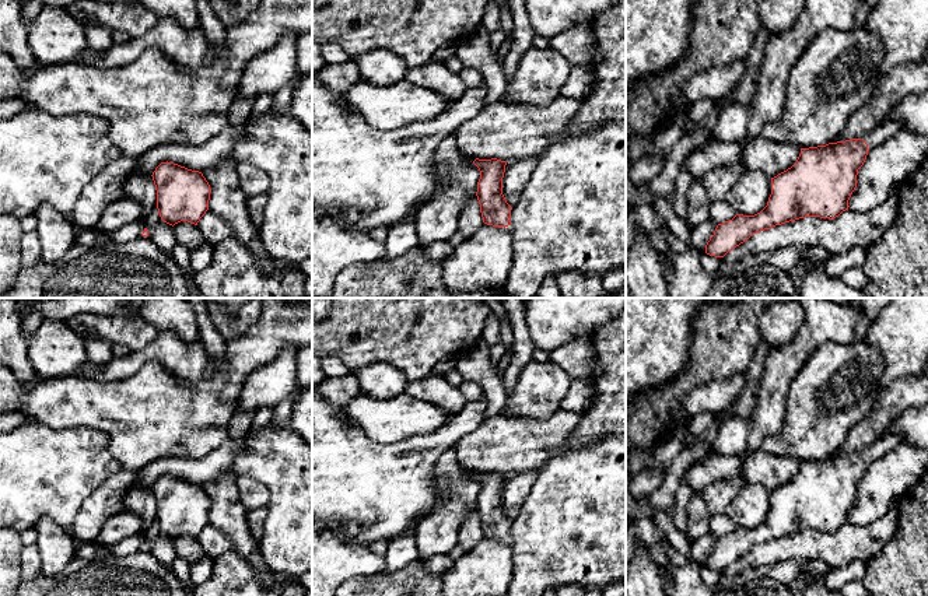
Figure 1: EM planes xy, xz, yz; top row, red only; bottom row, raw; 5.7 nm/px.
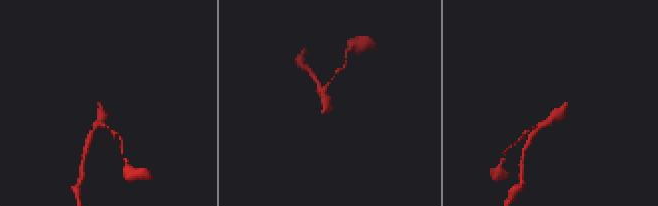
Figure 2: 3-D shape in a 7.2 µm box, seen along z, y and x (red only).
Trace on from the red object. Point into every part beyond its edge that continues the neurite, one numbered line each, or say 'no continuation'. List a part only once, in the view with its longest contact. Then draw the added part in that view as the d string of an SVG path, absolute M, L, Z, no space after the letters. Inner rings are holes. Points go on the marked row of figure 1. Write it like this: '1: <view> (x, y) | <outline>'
1: yz (883, 130) | M885 120L878 123L869 133L862 137L862 140L868 144L868 150L872 150L903 129L904 126L900 122Z

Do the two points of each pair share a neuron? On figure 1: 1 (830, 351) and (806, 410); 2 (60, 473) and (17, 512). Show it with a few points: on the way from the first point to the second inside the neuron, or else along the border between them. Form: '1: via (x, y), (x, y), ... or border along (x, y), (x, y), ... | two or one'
1: via (830, 365), (830, 370), (812, 388), (812, 396) | one
2: via (49, 484), (42, 487), (28, 501) | one

